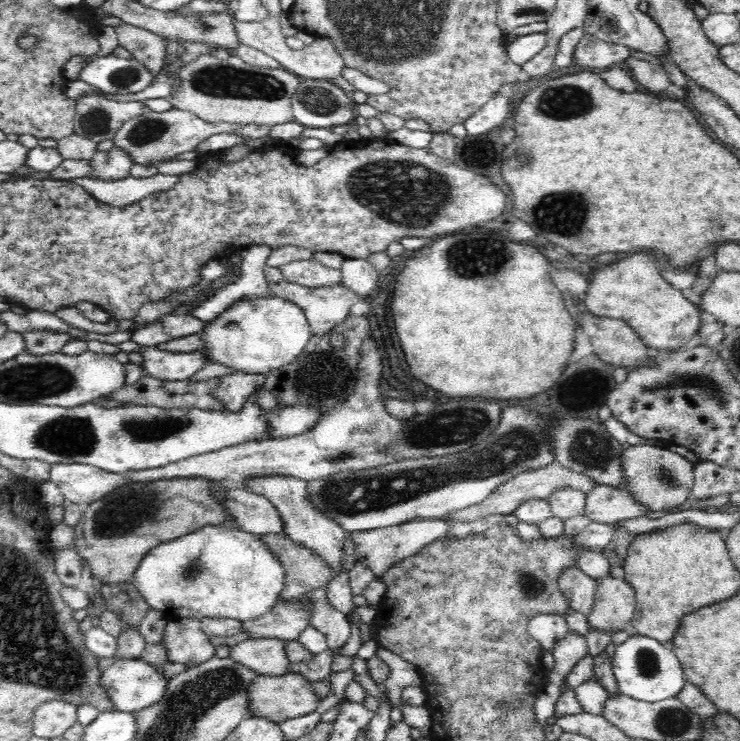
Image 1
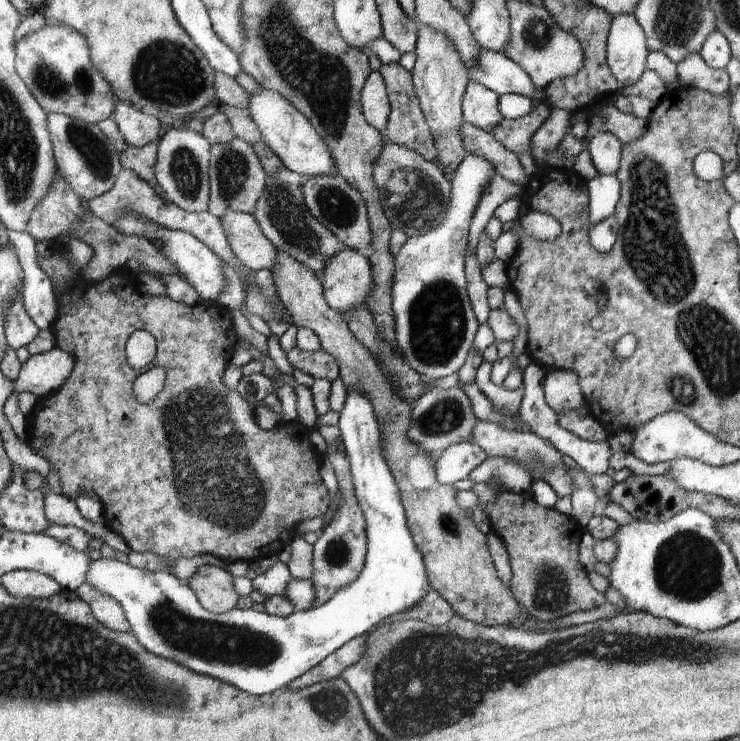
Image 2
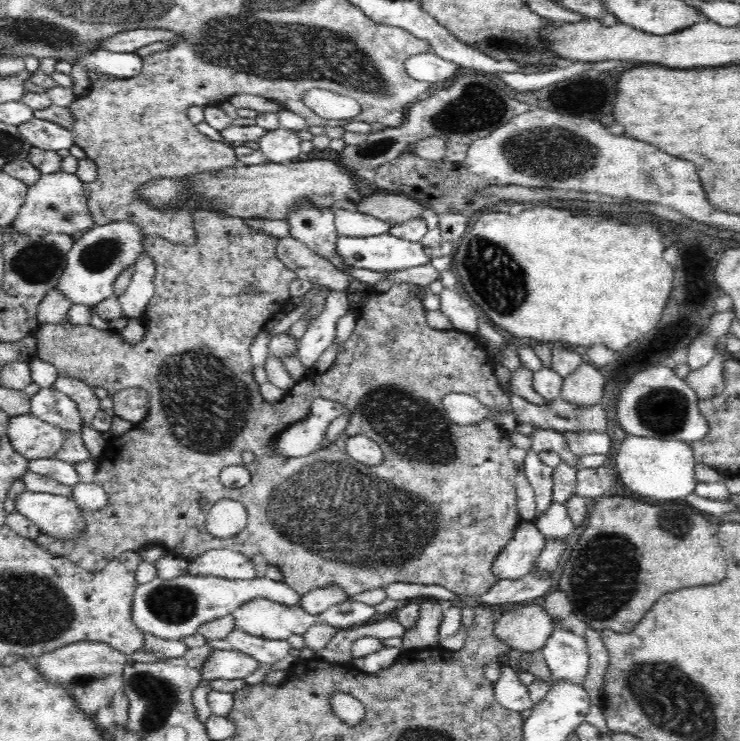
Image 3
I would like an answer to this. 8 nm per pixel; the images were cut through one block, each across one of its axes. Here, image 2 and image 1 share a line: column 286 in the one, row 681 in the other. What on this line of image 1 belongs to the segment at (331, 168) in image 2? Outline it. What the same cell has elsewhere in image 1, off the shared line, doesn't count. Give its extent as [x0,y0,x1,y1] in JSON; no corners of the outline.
[100,658,168,712]

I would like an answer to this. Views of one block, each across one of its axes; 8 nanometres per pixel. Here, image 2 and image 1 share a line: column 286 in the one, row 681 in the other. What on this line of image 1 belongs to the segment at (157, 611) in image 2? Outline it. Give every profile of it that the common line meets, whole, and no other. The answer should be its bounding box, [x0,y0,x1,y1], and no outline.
[613,636,685,702]

